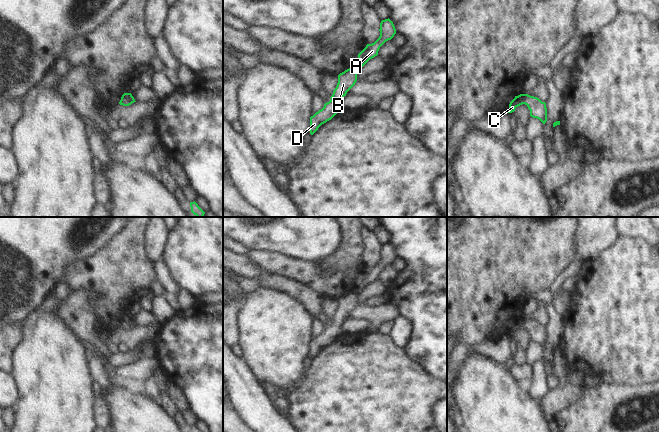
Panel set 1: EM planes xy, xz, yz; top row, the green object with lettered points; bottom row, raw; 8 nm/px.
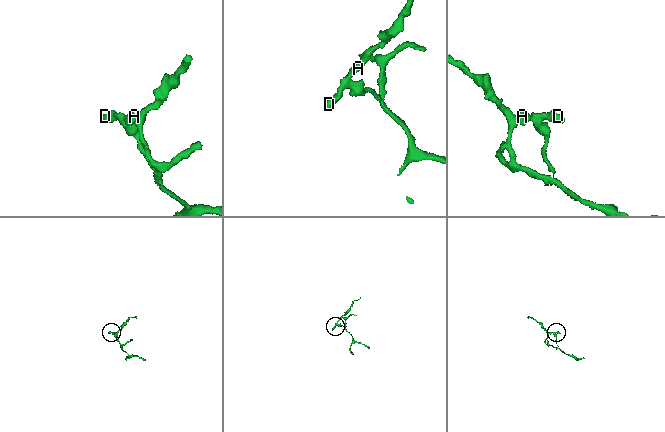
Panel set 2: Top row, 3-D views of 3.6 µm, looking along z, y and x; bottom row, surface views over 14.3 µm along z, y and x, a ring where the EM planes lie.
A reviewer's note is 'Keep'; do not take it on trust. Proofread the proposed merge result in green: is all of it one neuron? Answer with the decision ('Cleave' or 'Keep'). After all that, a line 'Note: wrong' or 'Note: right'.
Cleave.
Note: wrong

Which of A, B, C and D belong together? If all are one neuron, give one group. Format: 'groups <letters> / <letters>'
groups A C / B D

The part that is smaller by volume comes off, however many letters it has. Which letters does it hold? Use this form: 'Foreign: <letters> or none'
Foreign: B, D.

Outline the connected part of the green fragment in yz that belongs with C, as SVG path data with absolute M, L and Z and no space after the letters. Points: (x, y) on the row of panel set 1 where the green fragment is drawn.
M520 94L518 96L515 96L515 98L509 104L508 113L514 112L515 109L522 104L524 104L524 94Z

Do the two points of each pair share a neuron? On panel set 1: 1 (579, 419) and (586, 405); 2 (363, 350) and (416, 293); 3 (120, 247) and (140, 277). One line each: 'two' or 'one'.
1: one
2: two
3: one

